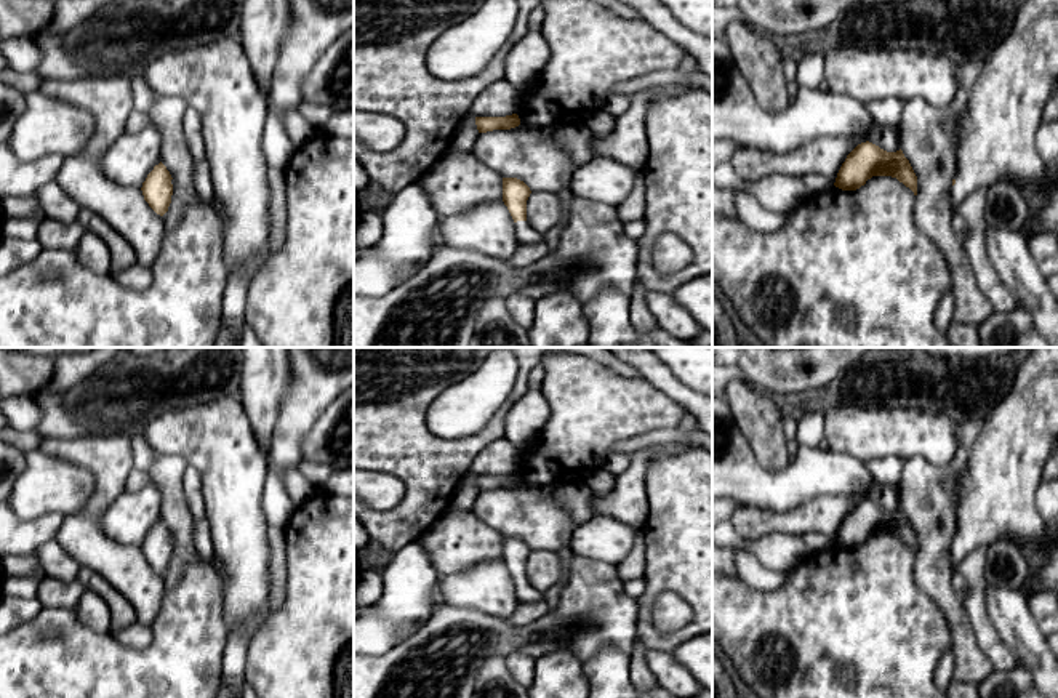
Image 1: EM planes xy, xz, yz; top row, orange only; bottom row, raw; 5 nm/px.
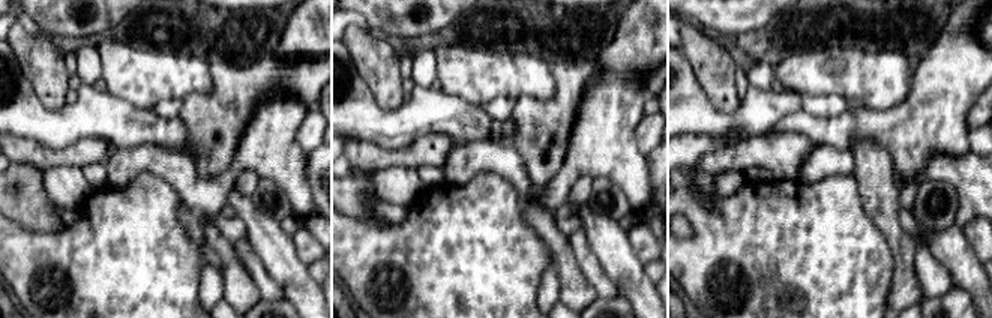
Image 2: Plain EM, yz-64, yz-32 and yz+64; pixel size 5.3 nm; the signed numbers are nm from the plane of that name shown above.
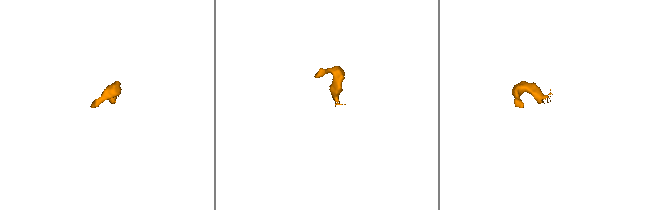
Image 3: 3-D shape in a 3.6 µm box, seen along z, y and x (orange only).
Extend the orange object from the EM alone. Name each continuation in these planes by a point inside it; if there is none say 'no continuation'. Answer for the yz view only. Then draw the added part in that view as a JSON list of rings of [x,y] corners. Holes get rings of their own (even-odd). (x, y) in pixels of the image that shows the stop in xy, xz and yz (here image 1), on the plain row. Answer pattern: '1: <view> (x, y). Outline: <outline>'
1: yz (887, 495). Outline: [[[879,483],[869,493],[869,501],[887,511],[896,511],[901,504],[900,483]]]

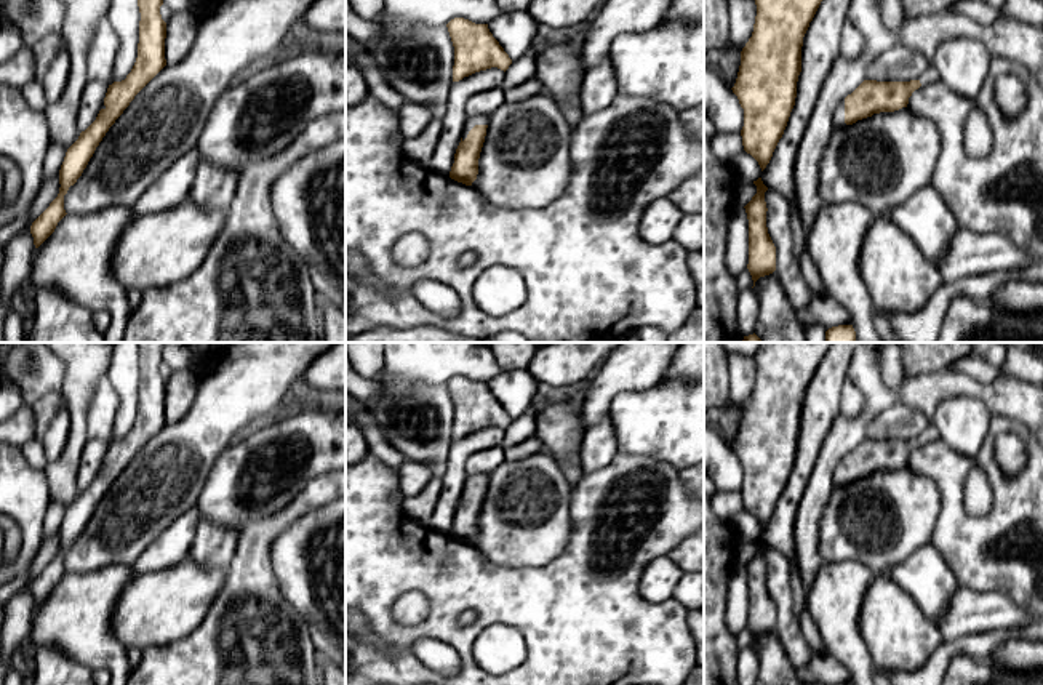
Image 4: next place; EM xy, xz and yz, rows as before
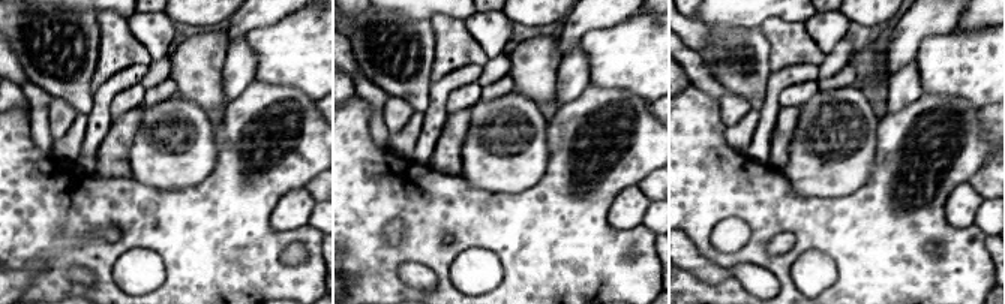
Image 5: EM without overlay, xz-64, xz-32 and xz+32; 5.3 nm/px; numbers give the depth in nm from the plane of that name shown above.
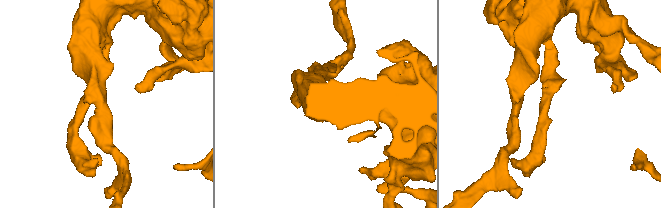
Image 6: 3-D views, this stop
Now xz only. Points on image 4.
1: xz (471, 480). Outline: [[[475,474],[475,475],[469,475],[466,477],[466,483],[464,483],[464,491],[462,491],[462,499],[467,496],[469,490],[475,485],[475,483],[488,483],[490,475],[488,474]]]

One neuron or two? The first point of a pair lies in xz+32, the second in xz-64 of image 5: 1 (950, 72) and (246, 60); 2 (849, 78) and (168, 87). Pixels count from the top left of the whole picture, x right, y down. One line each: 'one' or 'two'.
1: two
2: one

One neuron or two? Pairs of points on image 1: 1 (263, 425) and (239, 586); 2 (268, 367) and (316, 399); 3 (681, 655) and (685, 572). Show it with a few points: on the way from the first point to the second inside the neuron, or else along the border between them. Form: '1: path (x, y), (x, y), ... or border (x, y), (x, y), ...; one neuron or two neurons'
1: border (245, 410), (253, 437), (263, 452); two neurons
2: border (290, 364), (290, 388), (282, 401), (279, 418); two neurons
3: border (695, 636), (684, 641), (671, 653); two neurons

